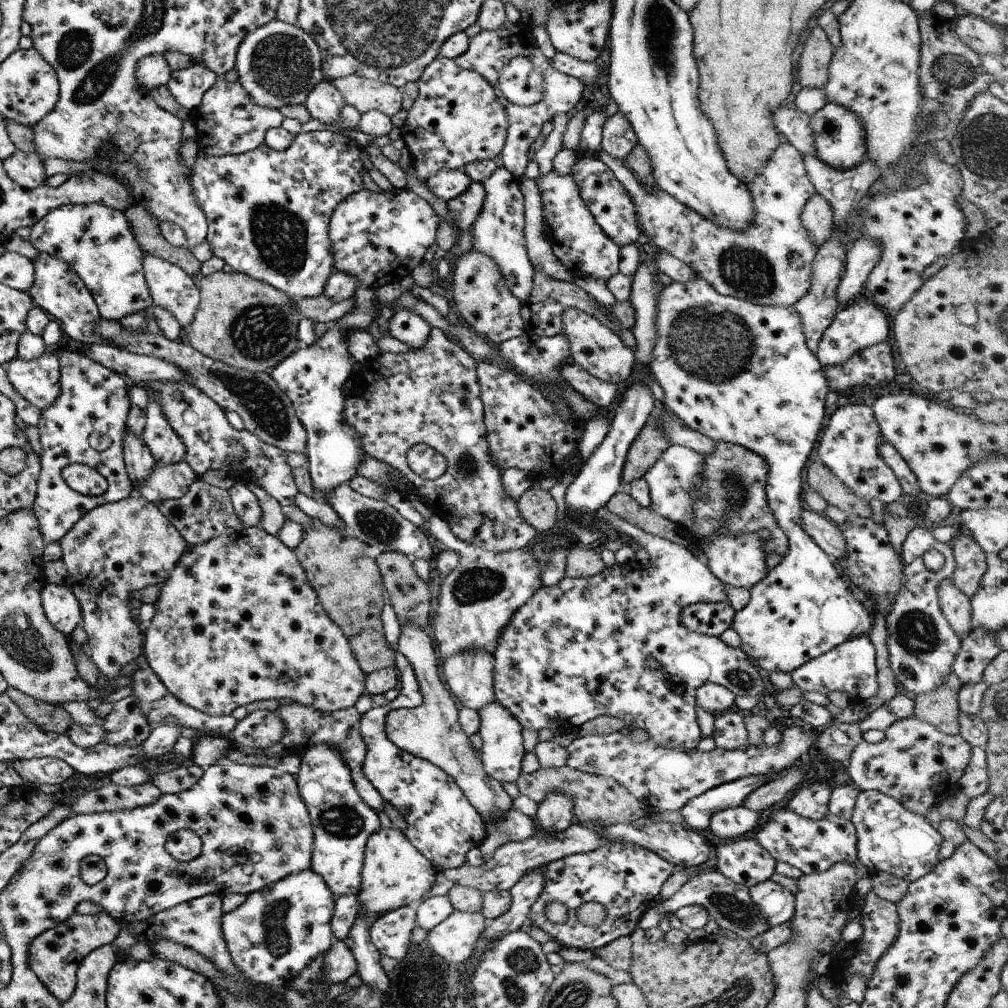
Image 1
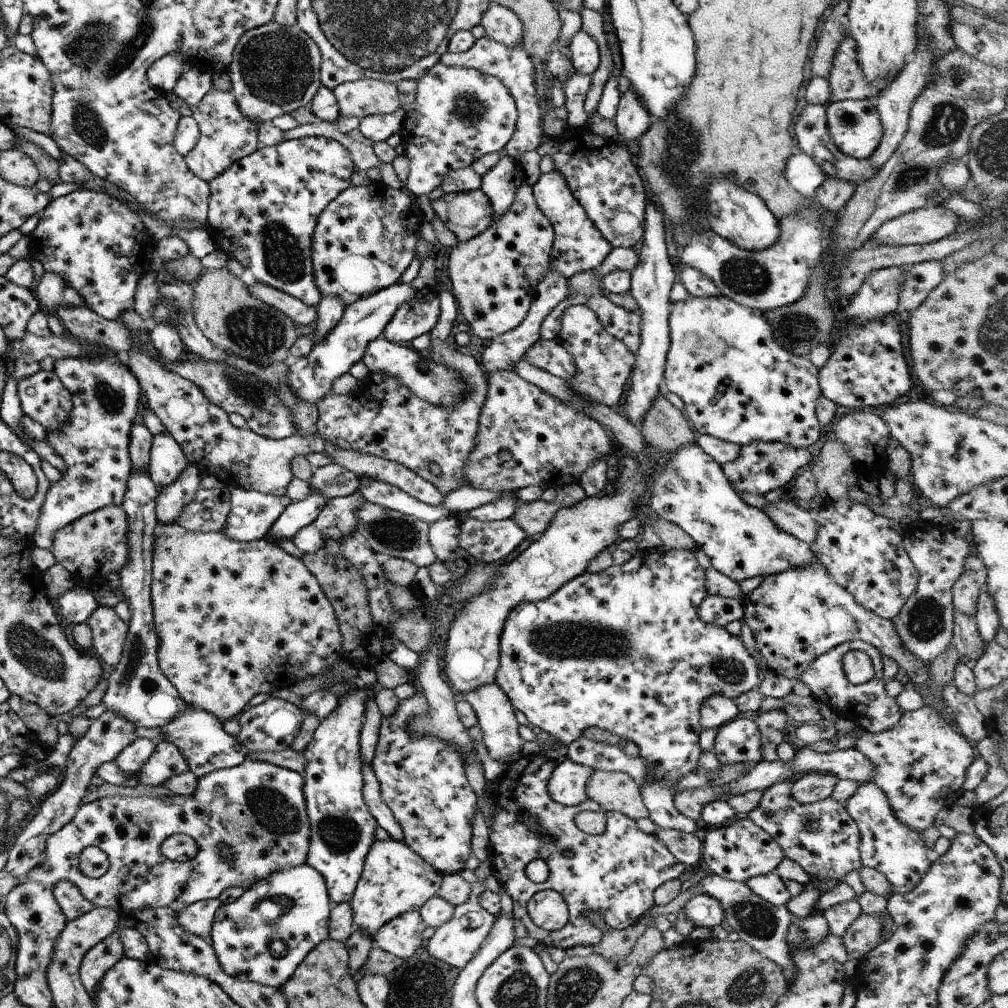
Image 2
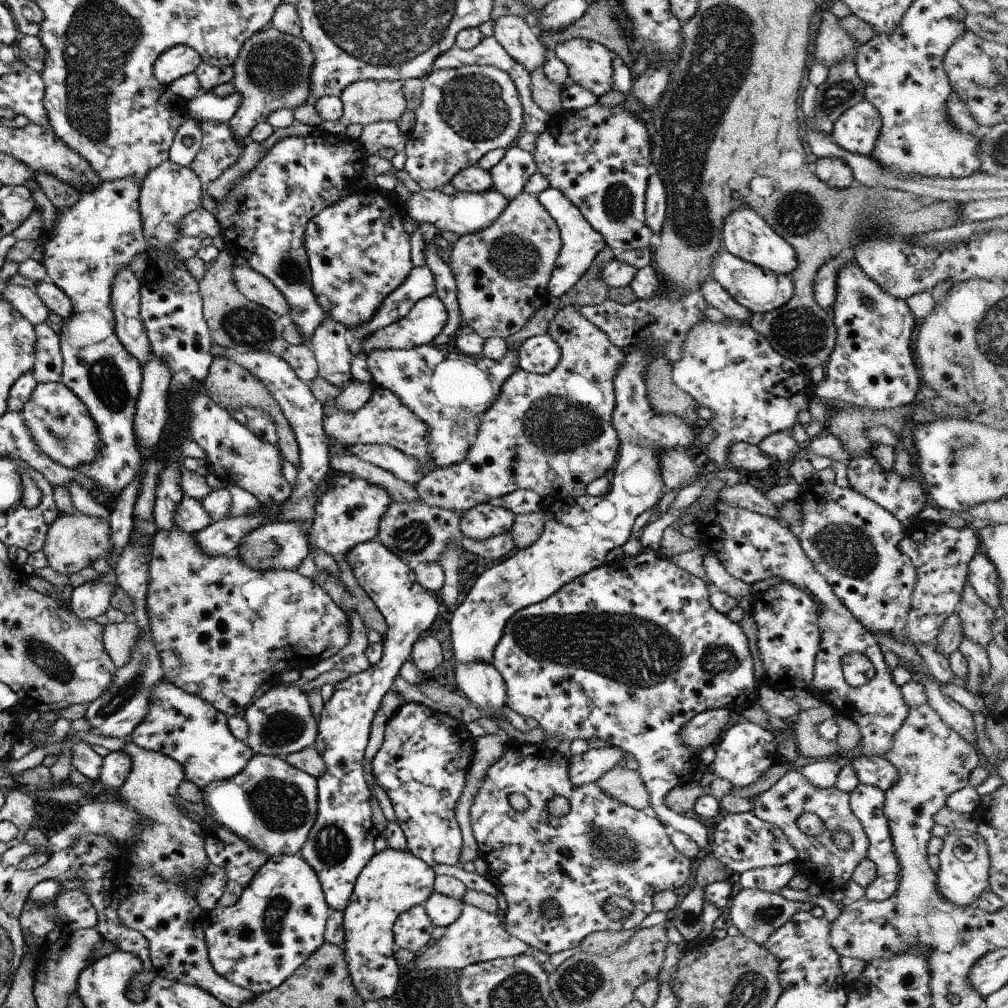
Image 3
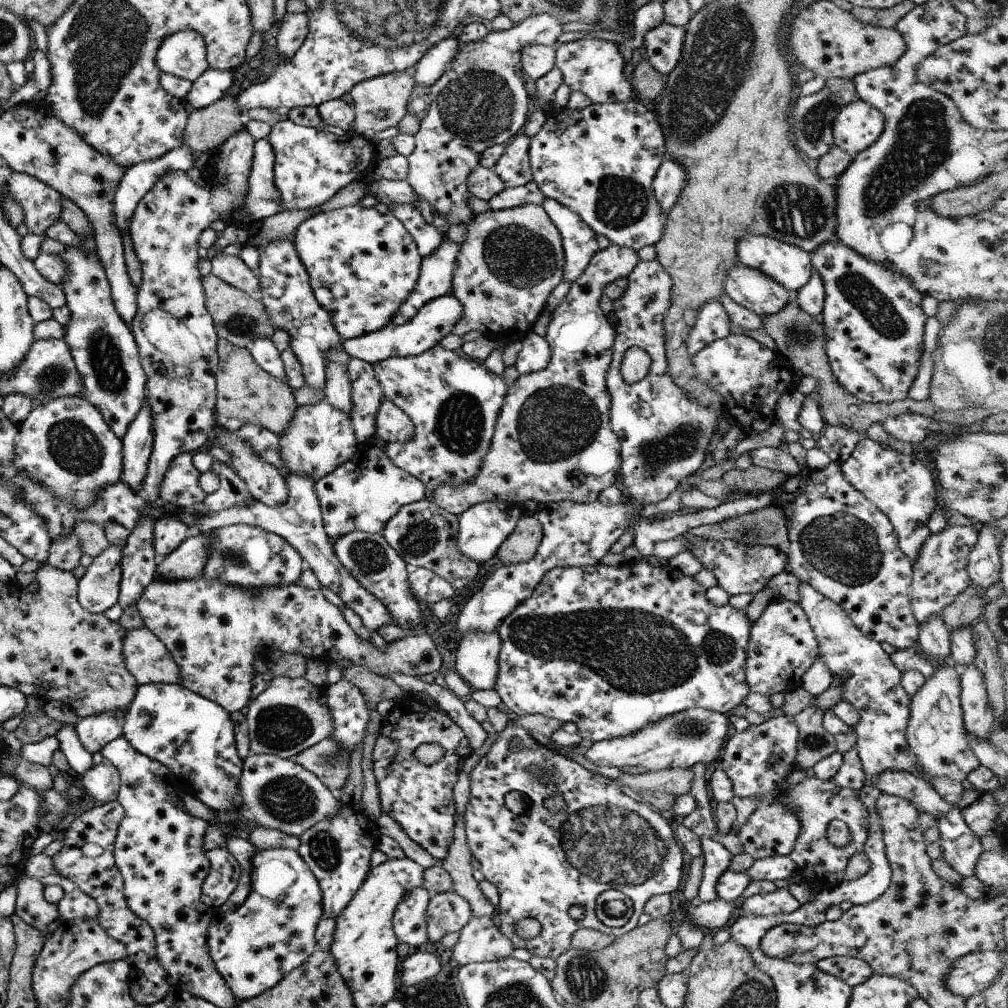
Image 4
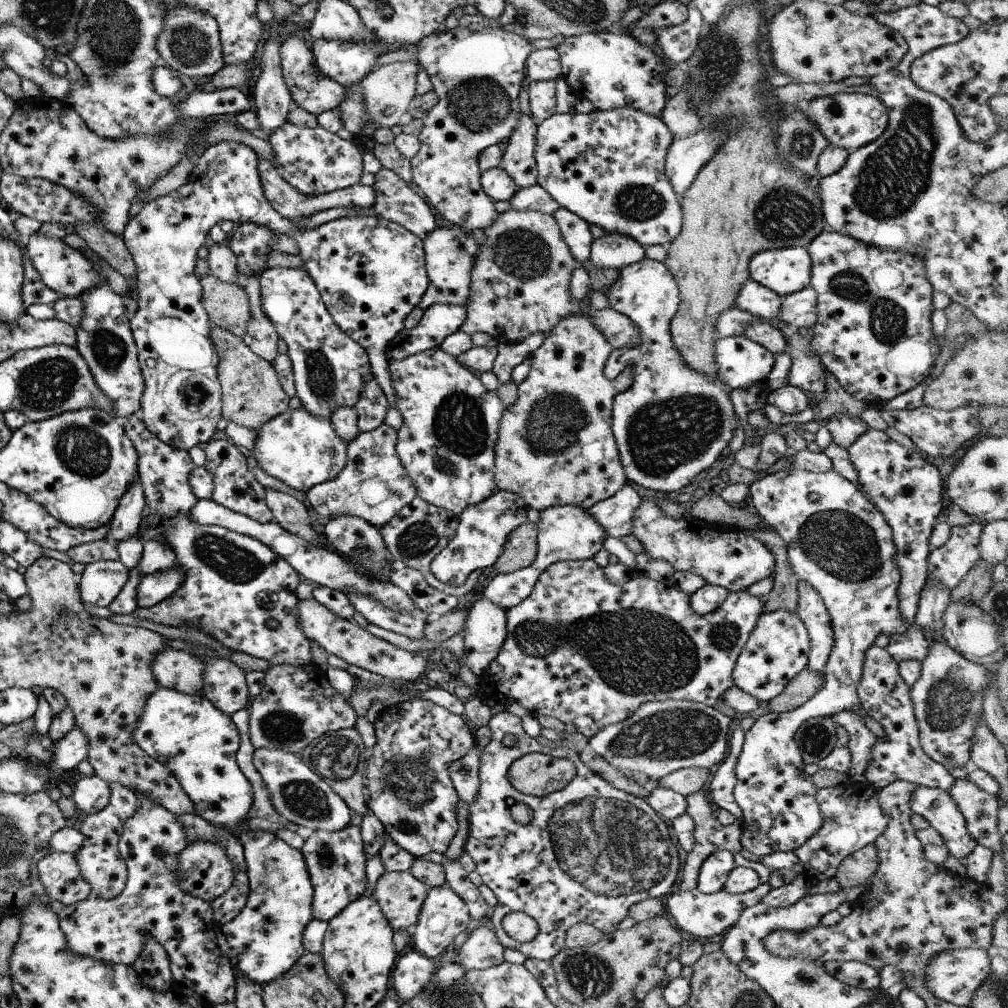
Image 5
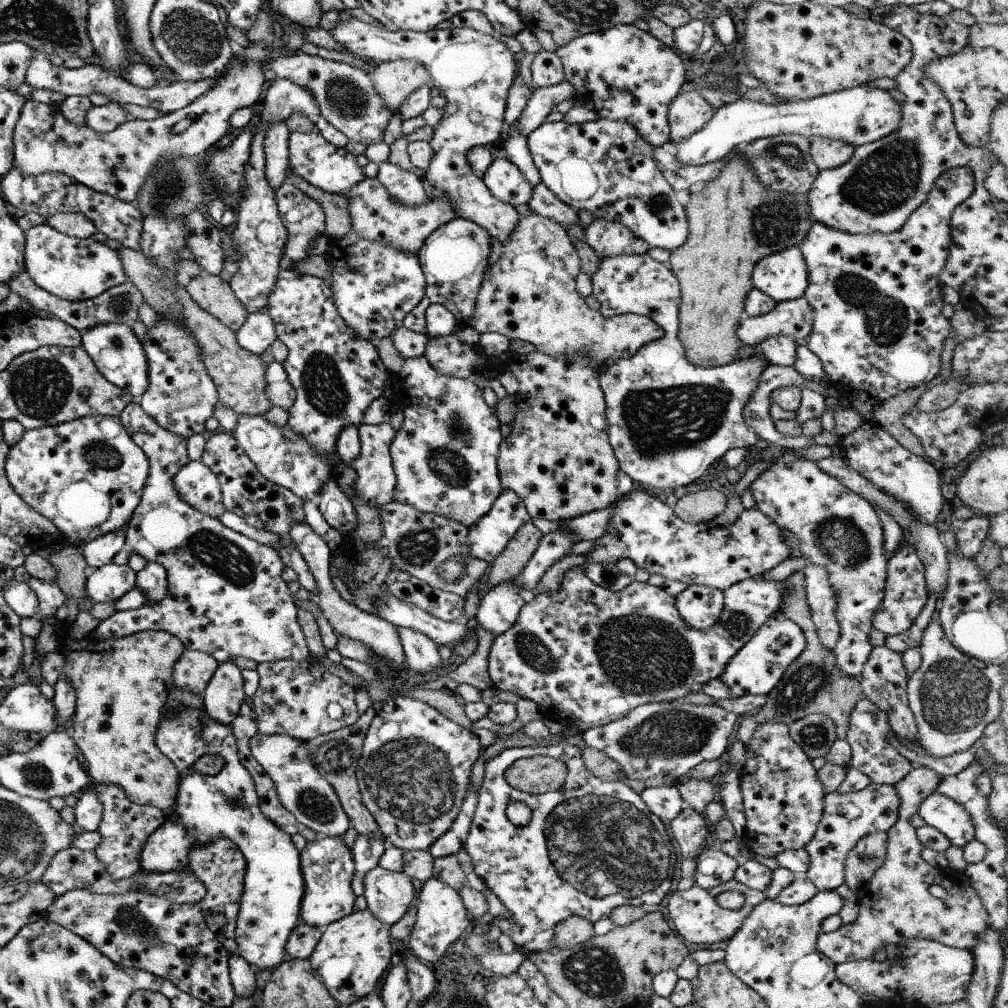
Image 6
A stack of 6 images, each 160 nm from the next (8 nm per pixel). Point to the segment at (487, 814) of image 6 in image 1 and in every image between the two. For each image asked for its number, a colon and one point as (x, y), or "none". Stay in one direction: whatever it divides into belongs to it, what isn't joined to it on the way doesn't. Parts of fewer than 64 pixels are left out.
1: (605, 892)
2: (607, 884)
3: (601, 863)
4: (608, 853)
5: (590, 851)

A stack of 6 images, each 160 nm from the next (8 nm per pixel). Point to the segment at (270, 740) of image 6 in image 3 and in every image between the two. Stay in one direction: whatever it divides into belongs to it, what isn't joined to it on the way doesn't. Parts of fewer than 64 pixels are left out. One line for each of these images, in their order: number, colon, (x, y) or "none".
3: (271, 805)
4: (276, 793)
5: (300, 796)

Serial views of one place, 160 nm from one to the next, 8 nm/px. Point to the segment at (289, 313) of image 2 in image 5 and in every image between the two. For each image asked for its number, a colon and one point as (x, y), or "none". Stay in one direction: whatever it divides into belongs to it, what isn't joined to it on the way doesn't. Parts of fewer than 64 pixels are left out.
3: (254, 287)
4: (231, 269)
5: (222, 264)

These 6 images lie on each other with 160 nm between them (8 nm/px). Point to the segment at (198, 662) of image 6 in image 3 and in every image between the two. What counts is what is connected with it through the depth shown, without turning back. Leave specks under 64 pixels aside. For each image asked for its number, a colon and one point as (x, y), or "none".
3: (118, 638)
4: (146, 658)
5: (174, 669)

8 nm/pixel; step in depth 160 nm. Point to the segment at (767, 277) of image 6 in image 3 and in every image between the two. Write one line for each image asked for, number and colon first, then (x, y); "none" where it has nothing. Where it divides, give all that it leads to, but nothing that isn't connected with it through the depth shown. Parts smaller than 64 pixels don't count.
3: (745, 235)
4: (788, 265)
5: (786, 270)

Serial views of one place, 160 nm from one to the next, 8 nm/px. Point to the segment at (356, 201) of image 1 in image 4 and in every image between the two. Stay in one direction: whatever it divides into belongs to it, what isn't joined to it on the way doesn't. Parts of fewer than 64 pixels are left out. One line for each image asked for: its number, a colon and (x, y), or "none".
2: (363, 241)
3: (357, 252)
4: (361, 262)

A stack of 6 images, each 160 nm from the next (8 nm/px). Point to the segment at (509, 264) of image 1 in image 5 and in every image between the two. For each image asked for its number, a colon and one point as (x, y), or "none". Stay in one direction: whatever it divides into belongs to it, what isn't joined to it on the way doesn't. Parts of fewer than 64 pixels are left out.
2: (500, 183)
3: (509, 175)
4: (513, 167)
5: (518, 161)

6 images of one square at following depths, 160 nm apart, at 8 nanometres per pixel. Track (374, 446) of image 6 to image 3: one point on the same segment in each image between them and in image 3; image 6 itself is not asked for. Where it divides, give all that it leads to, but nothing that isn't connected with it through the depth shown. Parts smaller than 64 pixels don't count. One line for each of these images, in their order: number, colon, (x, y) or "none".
3: (347, 512)
4: (364, 492)
5: (372, 485)

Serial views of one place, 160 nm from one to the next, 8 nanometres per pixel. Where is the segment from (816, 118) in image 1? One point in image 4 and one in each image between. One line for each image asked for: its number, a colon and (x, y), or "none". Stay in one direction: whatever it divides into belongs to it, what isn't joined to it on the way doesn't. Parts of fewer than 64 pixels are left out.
2: (853, 126)
3: (855, 130)
4: (856, 125)

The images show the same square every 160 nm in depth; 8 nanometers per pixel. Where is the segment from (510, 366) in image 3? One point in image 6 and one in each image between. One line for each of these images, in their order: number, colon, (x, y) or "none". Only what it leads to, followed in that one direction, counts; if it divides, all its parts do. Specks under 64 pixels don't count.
4: (452, 402)
5: (445, 444)
6: (444, 455)

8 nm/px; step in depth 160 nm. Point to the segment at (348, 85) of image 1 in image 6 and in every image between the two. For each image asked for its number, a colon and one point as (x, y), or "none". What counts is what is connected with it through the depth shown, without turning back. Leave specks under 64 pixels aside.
2: (364, 97)
3: (365, 102)
4: (379, 102)
5: (387, 91)
6: (393, 80)

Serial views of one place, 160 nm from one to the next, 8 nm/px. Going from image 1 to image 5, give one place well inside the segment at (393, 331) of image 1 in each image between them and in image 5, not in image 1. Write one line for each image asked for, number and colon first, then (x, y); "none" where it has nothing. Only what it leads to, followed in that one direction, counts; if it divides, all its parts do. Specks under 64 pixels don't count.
2: (417, 316)
3: (426, 318)
4: (436, 318)
5: (439, 320)

